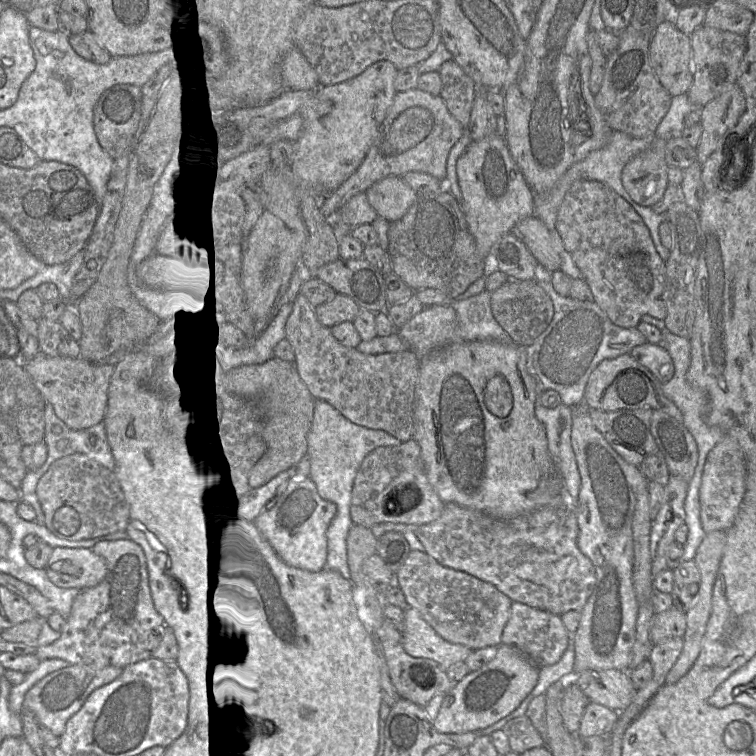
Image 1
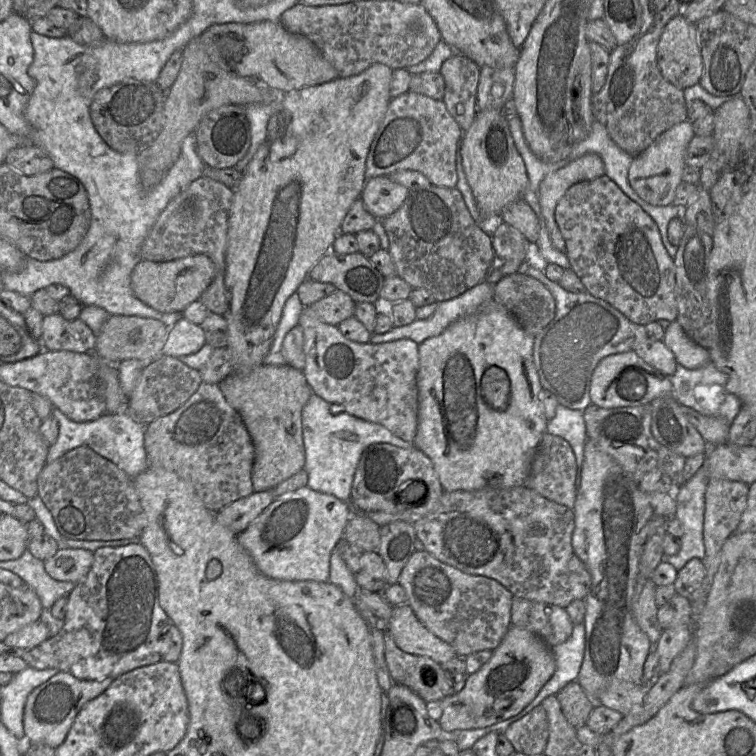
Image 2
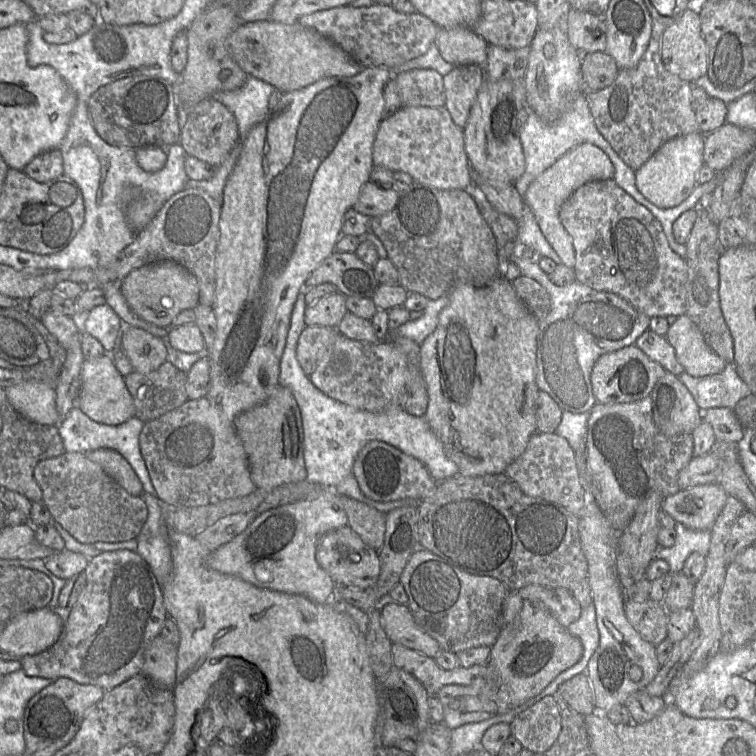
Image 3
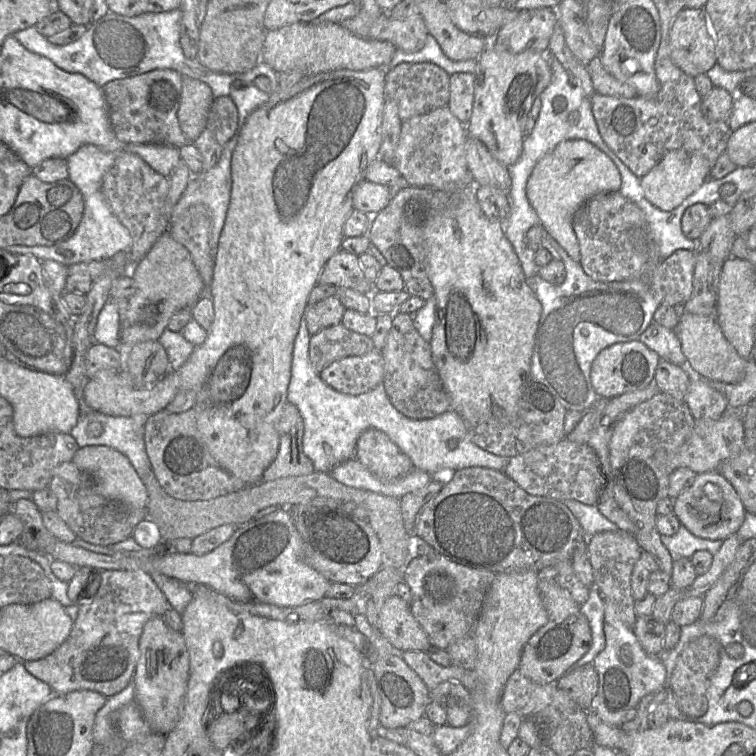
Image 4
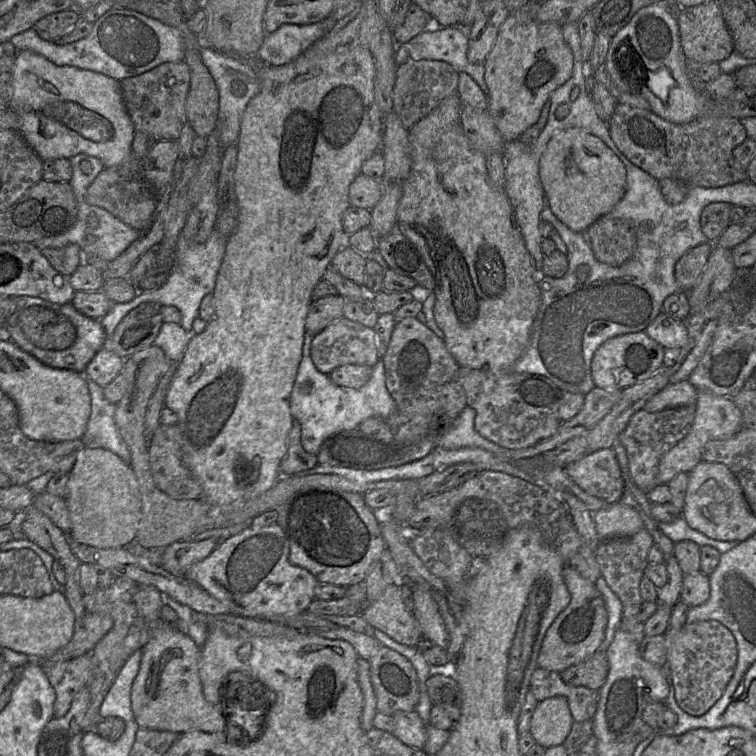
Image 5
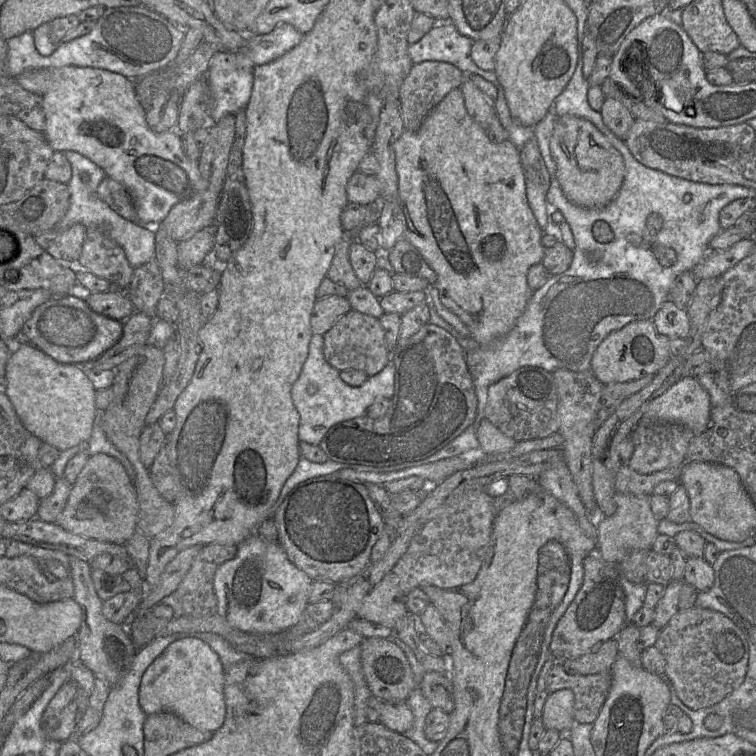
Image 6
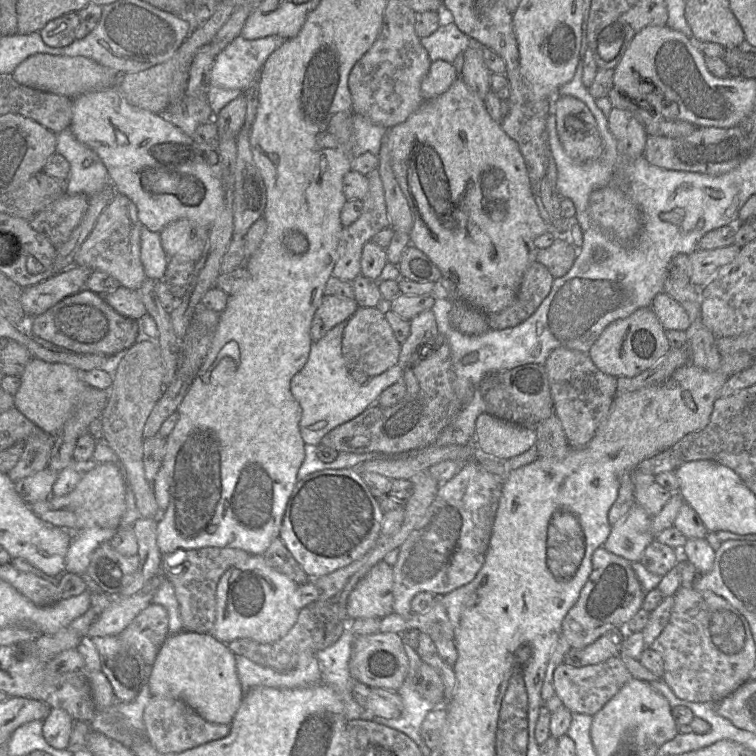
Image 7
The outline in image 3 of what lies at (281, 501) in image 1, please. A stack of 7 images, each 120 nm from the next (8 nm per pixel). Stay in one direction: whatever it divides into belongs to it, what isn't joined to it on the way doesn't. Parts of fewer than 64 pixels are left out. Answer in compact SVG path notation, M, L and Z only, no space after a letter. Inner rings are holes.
M332 491L312 500L286 503L256 514L243 532L210 553L207 565L259 588L303 595L317 603L328 603L333 601L336 584L316 559L317 543L323 534L347 523L343 503Z

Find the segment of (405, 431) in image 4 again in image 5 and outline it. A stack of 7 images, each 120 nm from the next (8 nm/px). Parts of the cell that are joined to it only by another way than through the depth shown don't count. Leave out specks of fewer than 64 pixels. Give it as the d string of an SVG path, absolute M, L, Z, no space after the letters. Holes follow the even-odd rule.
M306 331L302 348L302 359L298 367L290 395L290 412L301 426L301 443L308 453L317 455L331 434L356 429L367 418L378 416L384 419L397 411L397 404L389 394L385 384L385 367L379 360L373 367L368 382L359 389L336 385L327 374L320 372L311 358L311 344L315 335ZM467 406L450 428L439 437L436 448L482 448L491 452L496 457L504 457L504 455L496 453L500 453L507 449L482 437L474 427L474 419L475 411Z

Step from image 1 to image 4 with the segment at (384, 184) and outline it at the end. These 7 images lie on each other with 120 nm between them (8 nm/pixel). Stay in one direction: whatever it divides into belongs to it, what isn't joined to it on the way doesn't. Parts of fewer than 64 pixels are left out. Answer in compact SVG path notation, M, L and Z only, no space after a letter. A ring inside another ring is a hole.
M362 180L353 194L353 207L369 216L381 212L391 201L391 190L386 185Z

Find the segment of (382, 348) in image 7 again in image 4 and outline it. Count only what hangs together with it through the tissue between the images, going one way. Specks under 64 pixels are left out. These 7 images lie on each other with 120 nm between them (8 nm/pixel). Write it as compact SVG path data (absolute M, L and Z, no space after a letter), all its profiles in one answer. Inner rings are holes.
M341 323L311 335L309 359L317 373L332 362L348 356L361 356L375 348L372 337L351 331Z

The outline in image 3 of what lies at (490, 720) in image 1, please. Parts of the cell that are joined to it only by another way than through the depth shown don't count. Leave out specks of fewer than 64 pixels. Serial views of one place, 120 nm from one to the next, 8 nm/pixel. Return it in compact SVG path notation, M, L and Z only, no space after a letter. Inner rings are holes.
M524 600L523 607L514 623L503 626L496 642L491 647L487 665L497 672L497 678L476 678L469 686L443 686L436 697L443 707L443 724L450 730L468 723L487 720L506 713L523 704L543 691L561 672L576 664L583 653L579 638L572 635L556 618L540 603Z

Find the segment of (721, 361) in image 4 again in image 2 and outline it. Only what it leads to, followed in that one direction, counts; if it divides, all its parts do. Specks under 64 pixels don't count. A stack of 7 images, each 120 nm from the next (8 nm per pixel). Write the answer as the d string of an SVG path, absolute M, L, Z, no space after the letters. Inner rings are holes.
M677 321L671 322L665 330L663 342L673 352L677 364L687 369L698 369L711 363L708 349L691 340Z

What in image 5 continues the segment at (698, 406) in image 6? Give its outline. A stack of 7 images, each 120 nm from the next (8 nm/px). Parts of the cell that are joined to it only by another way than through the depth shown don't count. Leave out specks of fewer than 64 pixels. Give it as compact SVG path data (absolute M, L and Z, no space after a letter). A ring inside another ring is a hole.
M684 380L664 388L647 401L642 410L655 413L666 409L694 405L697 397L698 391L695 387L688 380Z

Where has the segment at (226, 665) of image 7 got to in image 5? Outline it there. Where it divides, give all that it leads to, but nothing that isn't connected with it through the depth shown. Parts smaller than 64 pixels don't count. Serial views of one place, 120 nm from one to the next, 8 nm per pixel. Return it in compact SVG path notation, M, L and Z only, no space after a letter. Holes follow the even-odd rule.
M139 585L133 602L137 614L149 622L152 632L141 649L140 667L131 689L132 711L139 727L178 734L189 731L224 733L235 723L241 727L244 718L234 718L235 722L229 723L220 708L205 699L198 672L201 648L175 624L162 619L160 612L165 605L165 596L154 586Z

